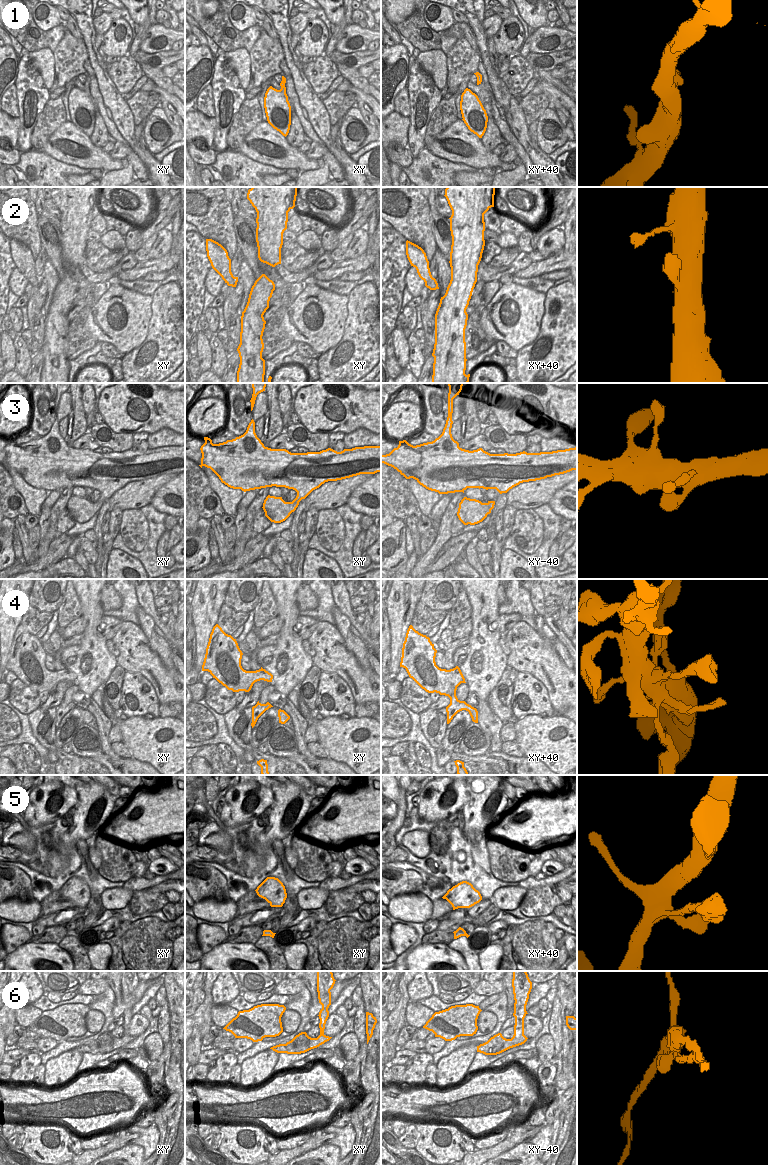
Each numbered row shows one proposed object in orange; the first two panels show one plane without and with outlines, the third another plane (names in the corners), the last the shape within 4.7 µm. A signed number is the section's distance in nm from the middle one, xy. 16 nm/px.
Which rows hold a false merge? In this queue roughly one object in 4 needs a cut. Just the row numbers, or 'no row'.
6

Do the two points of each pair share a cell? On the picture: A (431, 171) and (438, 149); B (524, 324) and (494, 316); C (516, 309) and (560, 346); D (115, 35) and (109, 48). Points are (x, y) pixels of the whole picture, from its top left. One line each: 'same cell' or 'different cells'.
A: different cells
B: same cell
C: different cells
D: same cell

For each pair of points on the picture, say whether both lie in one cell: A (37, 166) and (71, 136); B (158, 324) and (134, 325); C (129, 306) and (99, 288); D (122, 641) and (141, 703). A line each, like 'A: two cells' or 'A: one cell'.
A: two cells
B: two cells
C: two cells
D: two cells

